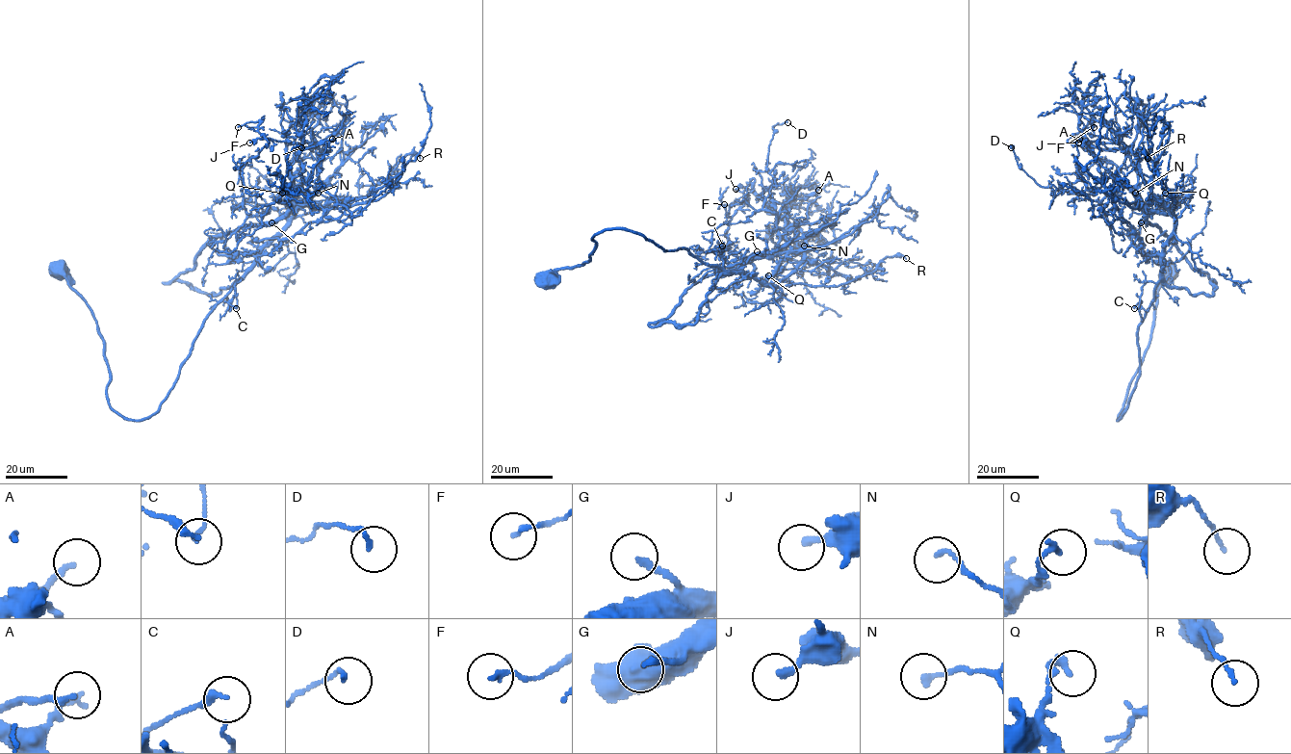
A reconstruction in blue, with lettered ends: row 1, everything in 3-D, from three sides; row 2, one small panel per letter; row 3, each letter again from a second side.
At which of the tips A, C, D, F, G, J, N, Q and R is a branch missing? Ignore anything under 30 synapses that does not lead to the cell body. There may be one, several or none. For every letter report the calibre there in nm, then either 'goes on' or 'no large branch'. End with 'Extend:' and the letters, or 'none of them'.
A: 190 nm | no large branch
C: 160 nm | no large branch
D: 140 nm | no large branch
F: 140 nm | no large branch
G: 180 nm | no large branch
J: 220 nm | no large branch
N: 160 nm | no large branch
Q: 190 nm | no large branch
R: 120 nm | no large branch
Extend: none of them

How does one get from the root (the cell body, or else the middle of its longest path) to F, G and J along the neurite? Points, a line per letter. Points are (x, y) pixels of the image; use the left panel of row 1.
F: (62, 270), (103, 341), (110, 405), (150, 417), (287, 223), (246, 213), (240, 169), (269, 142), (238, 127)
G: (62, 270), (103, 341), (110, 405), (142, 420), (172, 386), (208, 313), (297, 206), (271, 222)
J: (62, 270), (103, 341), (110, 405), (129, 419), (150, 417), (208, 313), (315, 193), (314, 142), (249, 142)

